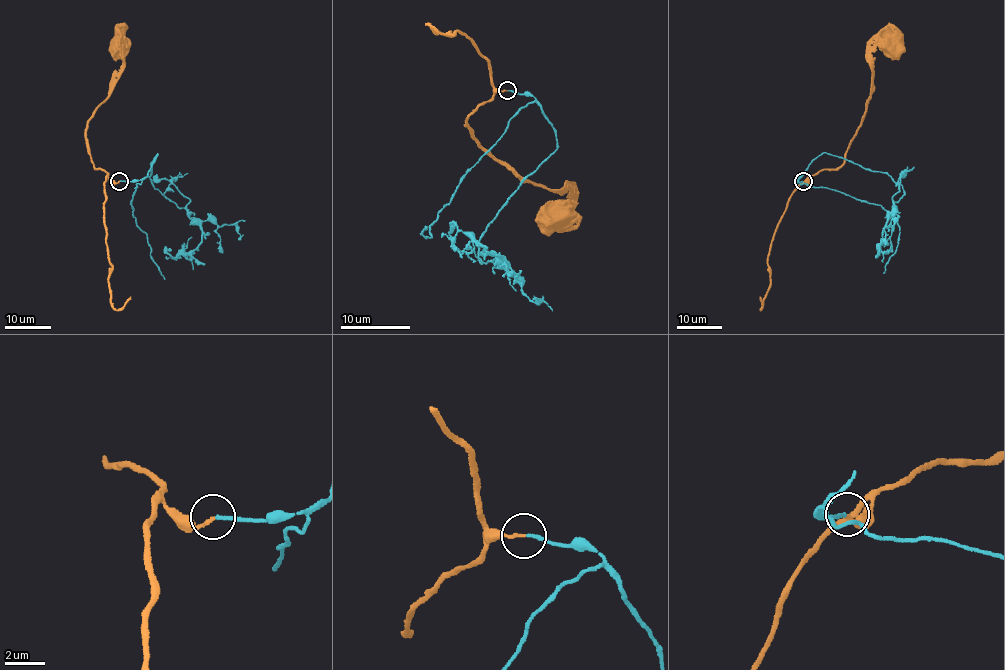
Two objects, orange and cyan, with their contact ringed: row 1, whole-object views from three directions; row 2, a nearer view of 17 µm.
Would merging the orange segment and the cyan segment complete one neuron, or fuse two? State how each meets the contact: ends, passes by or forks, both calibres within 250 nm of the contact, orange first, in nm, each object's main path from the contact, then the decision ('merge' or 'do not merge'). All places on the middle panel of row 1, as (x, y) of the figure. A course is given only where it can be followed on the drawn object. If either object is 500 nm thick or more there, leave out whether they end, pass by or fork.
orange ends there; cyan ends there; 160 nm thick on the orange side, 160 nm on the other; orange runs (507, 90), (494, 91), (465, 124), (491, 155), (527, 180), (555, 192), (569, 190), (568, 200), (550, 216); cyan runs (508, 90), (541, 107), (556, 150), (478, 242), (480, 263), (503, 262), (455, 223), (454, 237); merge

